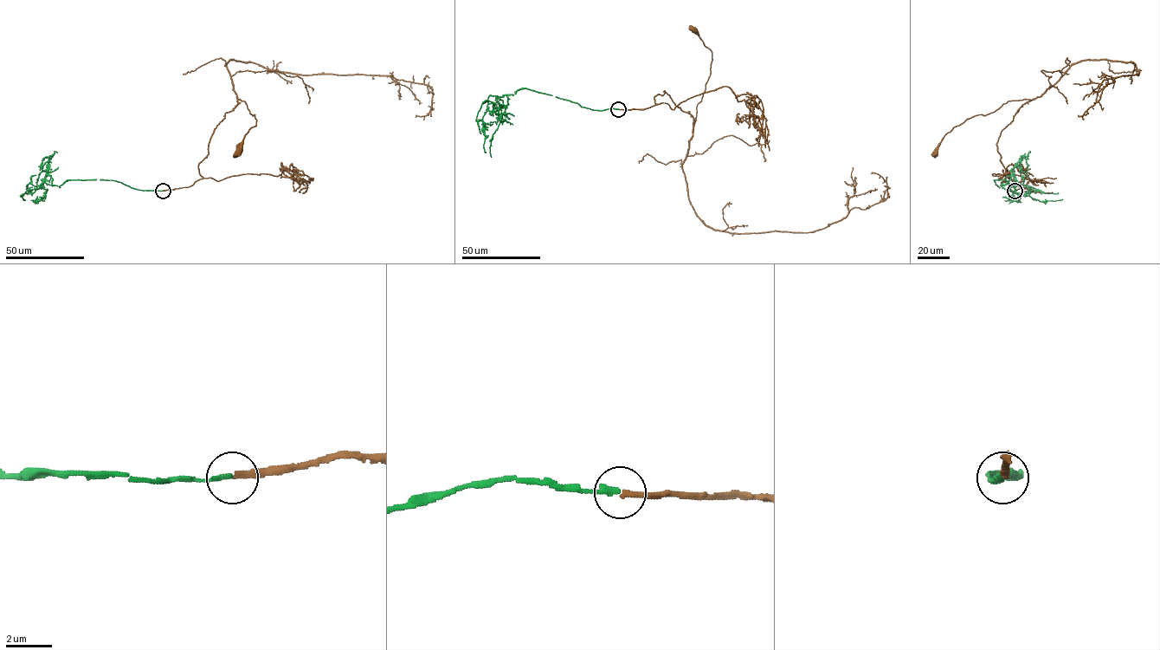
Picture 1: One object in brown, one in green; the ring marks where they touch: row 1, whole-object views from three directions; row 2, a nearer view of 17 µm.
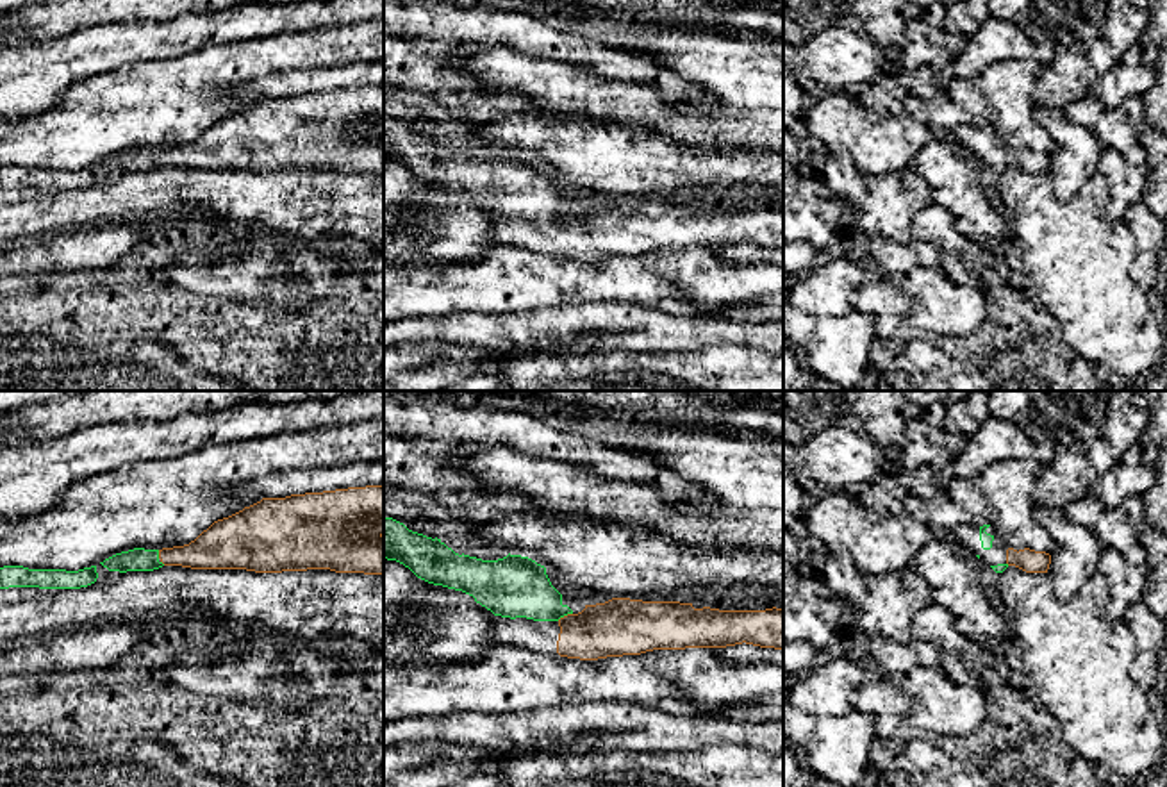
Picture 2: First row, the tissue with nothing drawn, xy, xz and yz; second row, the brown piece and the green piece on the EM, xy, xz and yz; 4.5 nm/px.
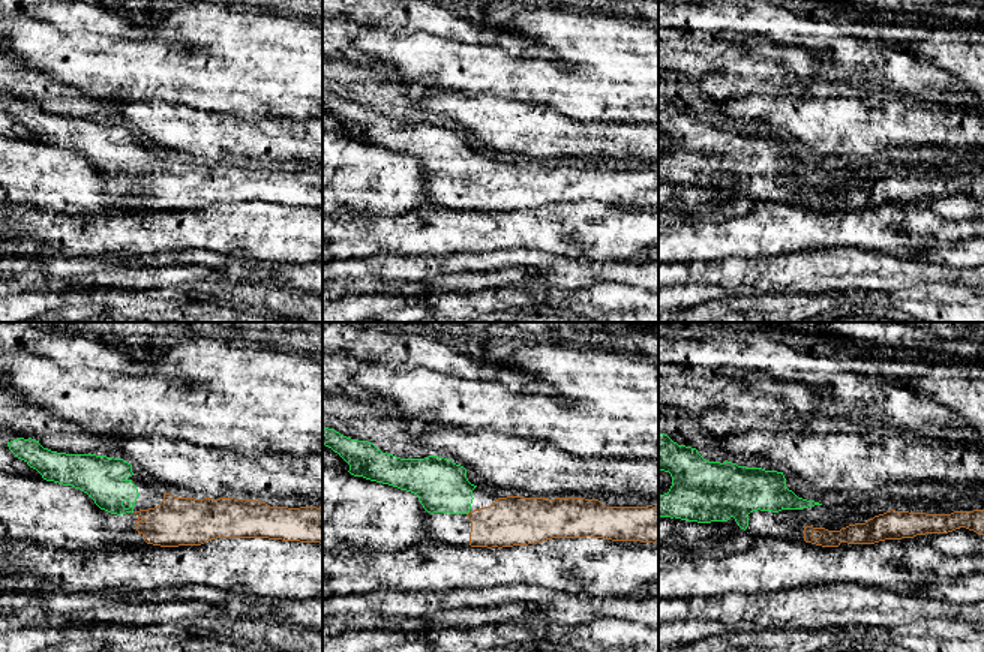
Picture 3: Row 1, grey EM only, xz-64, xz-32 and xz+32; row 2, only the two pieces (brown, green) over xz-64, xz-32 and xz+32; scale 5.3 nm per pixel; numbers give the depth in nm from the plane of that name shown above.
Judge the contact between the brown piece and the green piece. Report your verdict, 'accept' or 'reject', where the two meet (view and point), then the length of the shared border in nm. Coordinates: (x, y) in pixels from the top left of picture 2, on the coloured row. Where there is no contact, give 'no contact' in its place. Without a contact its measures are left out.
accept | xz (564, 616) | 80 nm

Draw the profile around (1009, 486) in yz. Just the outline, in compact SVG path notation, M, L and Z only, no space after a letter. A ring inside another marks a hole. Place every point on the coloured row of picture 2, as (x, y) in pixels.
M1006 459L985 466L976 485L996 510L994 530L1014 550L1051 551L1056 548L1049 532L1039 525L1031 510L1033 493L1042 471L1035 459Z

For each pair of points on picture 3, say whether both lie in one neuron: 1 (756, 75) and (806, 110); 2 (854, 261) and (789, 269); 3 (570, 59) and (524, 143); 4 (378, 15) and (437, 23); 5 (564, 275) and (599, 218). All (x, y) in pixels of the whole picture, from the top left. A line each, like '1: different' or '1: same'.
1: different
2: same
3: different
4: same
5: different

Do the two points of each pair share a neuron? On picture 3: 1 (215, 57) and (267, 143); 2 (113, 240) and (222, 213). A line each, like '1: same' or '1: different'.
1: different
2: same

